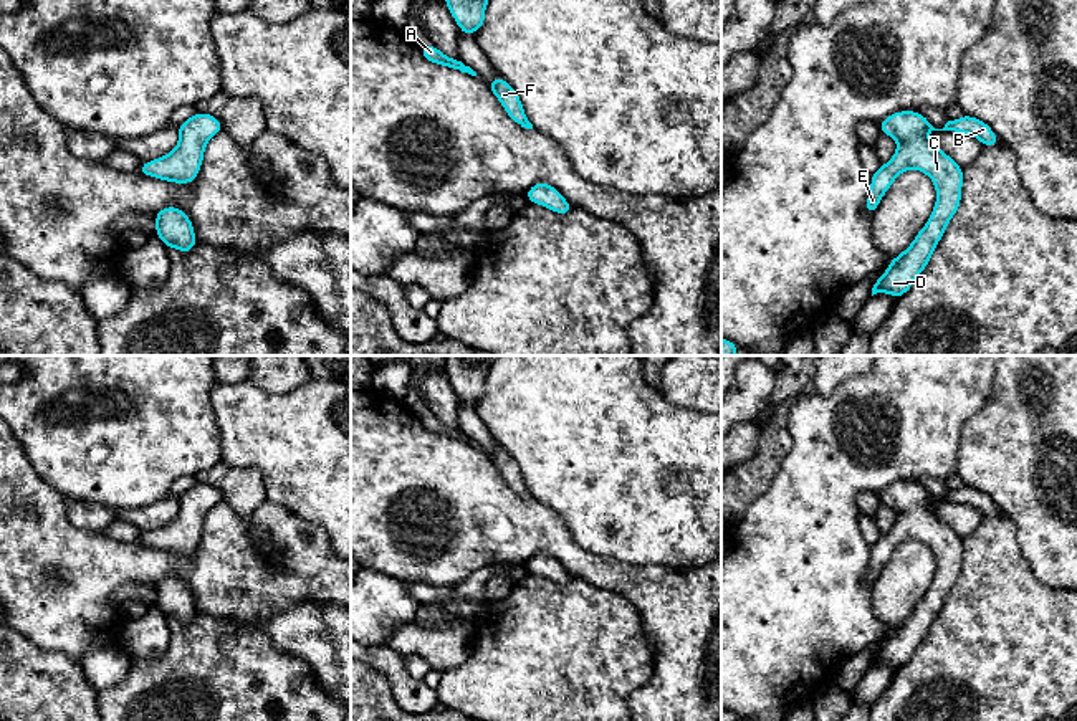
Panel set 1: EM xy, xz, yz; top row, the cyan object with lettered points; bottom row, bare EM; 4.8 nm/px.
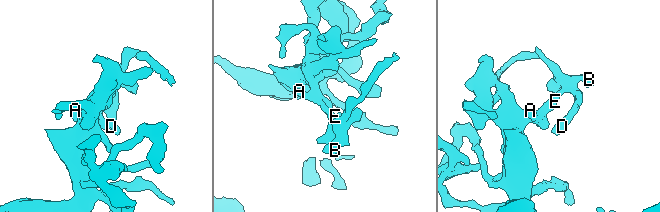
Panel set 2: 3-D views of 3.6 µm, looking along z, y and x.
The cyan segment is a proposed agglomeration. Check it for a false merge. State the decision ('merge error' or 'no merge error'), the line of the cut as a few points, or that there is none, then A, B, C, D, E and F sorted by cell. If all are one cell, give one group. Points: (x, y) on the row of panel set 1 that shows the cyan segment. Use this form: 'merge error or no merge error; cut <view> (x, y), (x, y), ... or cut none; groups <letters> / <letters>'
no merge error; cut none; groups A B C D E F

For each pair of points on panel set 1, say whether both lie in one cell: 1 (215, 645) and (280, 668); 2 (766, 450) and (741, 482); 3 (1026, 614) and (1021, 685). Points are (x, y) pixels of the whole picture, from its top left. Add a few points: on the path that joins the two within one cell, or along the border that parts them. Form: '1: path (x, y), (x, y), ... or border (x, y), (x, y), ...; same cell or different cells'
1: path (232, 662), (239, 668), (263, 668); same cell
2: path (765, 458), (750, 473); same cell
3: path (1021, 632), (1021, 667); same cell

